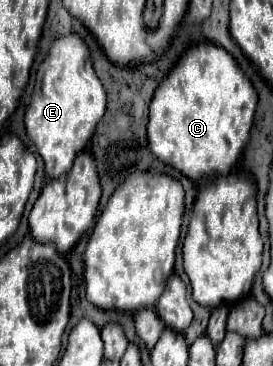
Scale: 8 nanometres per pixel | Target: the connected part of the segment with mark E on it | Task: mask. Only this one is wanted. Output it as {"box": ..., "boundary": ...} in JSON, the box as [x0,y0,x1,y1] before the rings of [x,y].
{"box":[25,33,105,177],"boundary":[[[77,33],[57,37],[37,69],[35,89],[25,111],[27,135],[43,157],[49,177],[61,177],[71,171],[75,155],[87,145],[103,113],[105,89],[93,71],[85,41]]]}

